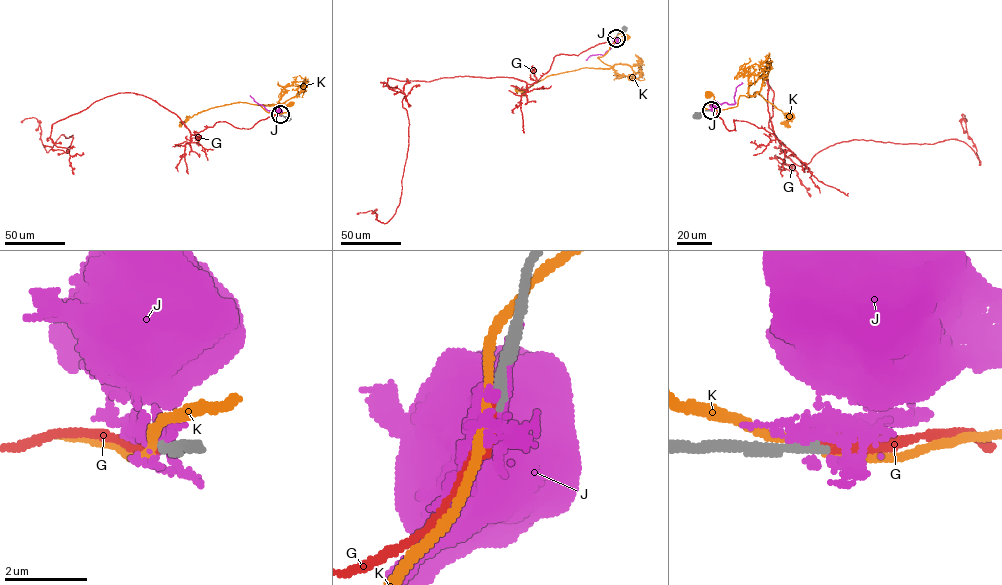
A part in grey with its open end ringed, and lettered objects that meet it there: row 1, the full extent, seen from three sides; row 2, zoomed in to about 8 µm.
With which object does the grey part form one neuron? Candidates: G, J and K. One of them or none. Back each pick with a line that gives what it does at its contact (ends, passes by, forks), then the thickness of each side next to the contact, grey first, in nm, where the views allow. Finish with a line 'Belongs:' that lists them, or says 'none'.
G: it ends | 240/240 nm
Belongs: G

